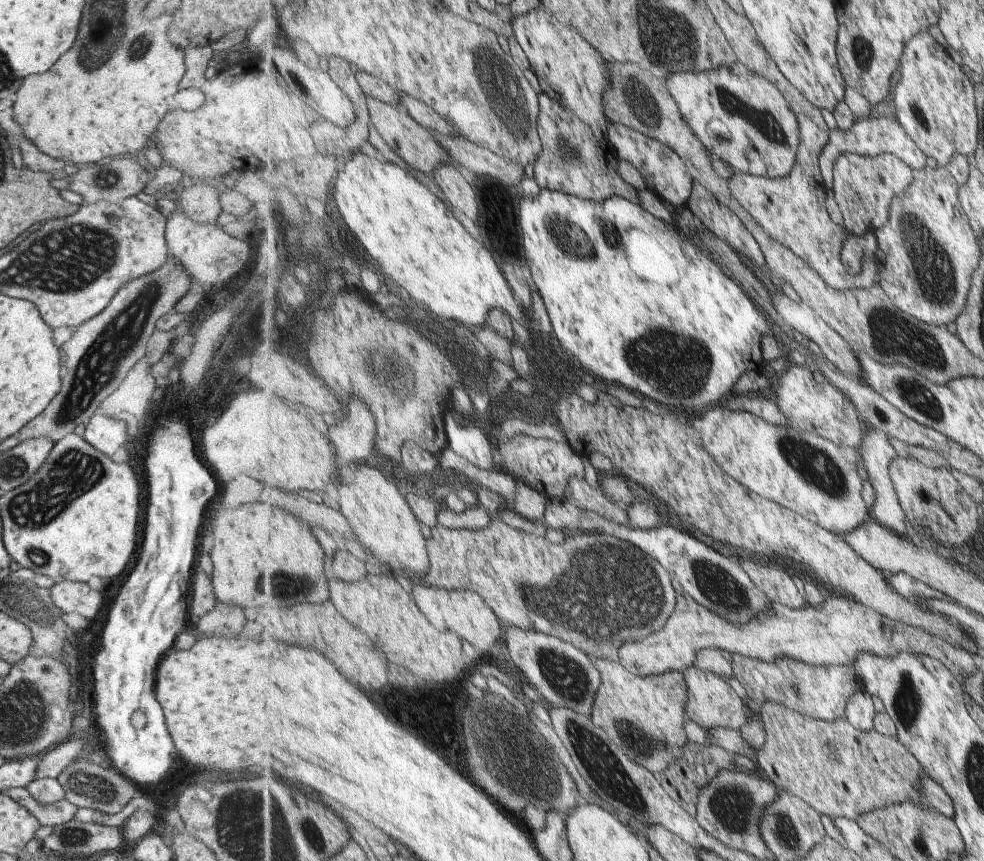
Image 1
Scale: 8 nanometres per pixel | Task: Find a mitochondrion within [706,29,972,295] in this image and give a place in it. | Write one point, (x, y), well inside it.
(732, 100)

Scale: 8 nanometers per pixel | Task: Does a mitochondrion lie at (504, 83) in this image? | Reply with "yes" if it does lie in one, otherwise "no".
yes

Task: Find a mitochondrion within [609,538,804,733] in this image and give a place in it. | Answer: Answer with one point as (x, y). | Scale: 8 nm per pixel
(715, 583)

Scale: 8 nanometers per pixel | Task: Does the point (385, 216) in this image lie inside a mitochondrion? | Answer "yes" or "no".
no

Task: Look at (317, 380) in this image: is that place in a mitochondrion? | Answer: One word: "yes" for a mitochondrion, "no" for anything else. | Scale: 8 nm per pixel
no

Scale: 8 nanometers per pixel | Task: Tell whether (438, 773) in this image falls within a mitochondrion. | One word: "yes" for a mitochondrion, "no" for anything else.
no

